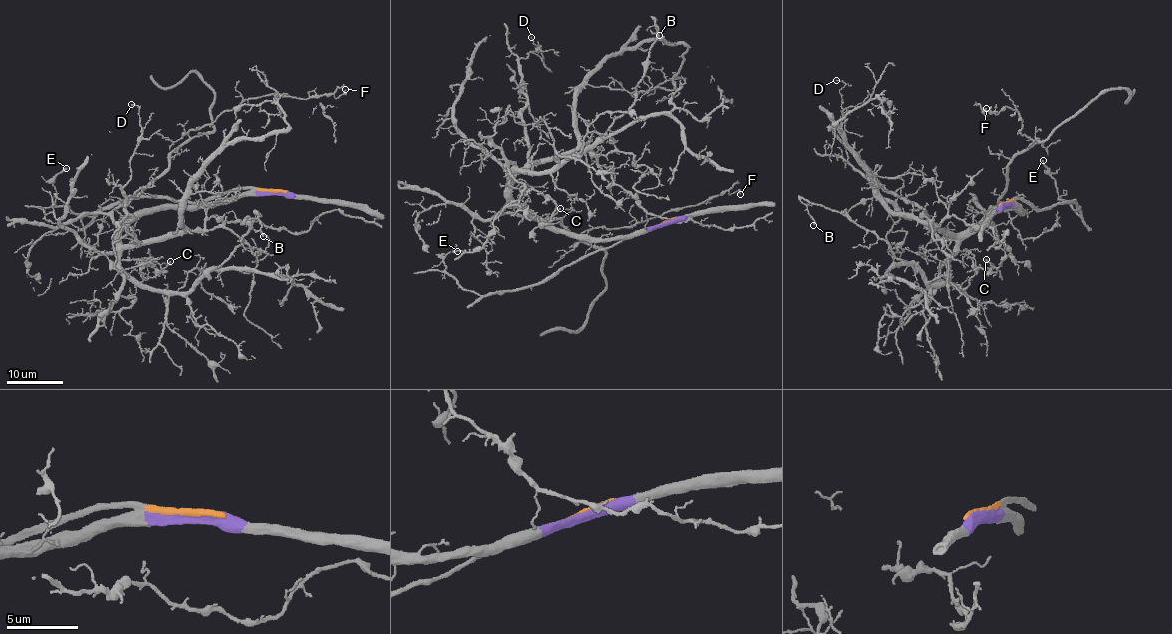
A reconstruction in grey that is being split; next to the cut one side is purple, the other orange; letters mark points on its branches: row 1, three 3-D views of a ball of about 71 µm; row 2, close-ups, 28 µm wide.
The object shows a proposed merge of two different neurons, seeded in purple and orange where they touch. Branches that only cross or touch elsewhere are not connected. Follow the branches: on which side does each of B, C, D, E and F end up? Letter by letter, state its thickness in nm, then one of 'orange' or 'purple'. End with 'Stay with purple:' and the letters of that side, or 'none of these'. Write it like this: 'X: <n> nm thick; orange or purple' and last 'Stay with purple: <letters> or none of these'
B: 160 nm thick; purple
C: 150 nm thick; purple
D: 110 nm thick; purple
E: 200 nm thick; orange
F: 90 nm thick; purple
Stay with purple: B, C, D, F

